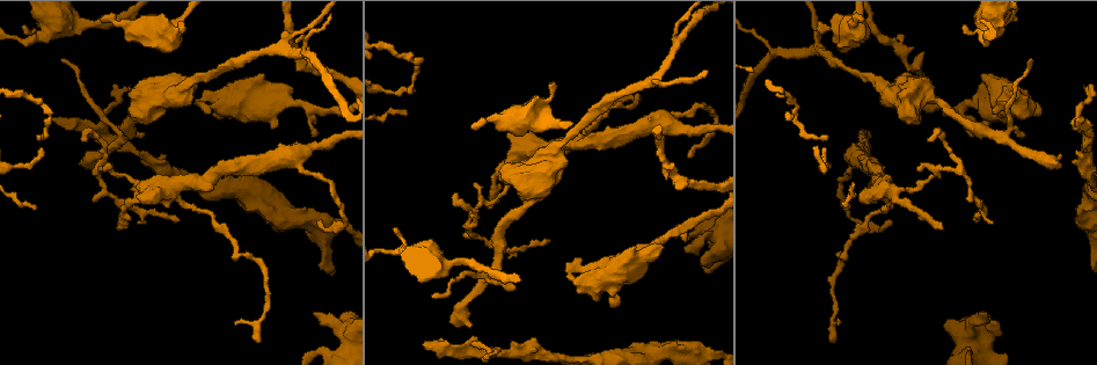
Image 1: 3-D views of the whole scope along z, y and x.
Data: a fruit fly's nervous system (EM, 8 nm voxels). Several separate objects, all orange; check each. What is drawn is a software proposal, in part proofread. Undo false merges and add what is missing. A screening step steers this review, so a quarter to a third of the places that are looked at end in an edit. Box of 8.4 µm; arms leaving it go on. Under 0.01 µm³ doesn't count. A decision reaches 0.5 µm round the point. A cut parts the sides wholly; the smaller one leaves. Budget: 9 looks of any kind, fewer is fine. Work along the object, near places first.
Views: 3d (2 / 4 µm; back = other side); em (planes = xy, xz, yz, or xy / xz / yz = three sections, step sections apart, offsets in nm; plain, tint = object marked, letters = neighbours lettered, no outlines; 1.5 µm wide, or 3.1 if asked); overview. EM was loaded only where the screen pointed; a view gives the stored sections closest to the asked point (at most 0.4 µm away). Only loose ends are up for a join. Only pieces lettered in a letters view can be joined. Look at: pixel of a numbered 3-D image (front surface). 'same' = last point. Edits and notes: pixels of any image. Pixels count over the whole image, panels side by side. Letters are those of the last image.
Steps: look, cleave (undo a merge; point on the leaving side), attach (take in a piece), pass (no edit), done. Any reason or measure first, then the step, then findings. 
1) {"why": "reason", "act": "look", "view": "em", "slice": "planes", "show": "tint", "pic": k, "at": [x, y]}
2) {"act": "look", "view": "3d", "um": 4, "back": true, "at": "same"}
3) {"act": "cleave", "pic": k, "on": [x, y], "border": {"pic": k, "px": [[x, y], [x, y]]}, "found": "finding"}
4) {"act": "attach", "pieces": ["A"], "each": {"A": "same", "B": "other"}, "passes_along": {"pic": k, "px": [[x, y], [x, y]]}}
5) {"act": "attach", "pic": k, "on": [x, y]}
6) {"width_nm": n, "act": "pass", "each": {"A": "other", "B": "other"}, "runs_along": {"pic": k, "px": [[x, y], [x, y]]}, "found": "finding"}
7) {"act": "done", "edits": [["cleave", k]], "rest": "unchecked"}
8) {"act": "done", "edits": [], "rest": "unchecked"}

{"why": "tapers out", "act": "look", "view": "em", "slice": "planes", "show": "letters", "pic": 1, "at": [317, 135]}

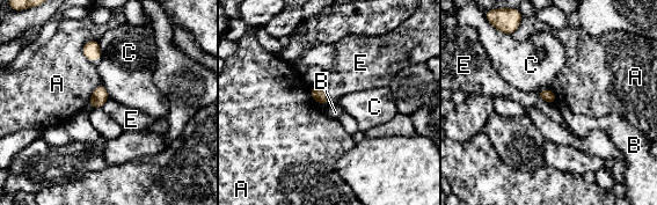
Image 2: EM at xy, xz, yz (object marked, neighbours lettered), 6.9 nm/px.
{"width_nm": 90, "act": "pass", "each": {"A": "other", "B": "other", "C": "other", "E": "other"}, "border": {"pic": 2, "px": [[535, 93], [545, 101], [554, 103]]}, "found": "no lettered piece goes on from it"}

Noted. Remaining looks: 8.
{"why": "free end", "act": "look", "view": "3d", "um": 4, "back": true, "pic": 1, "at": [700, 259]}

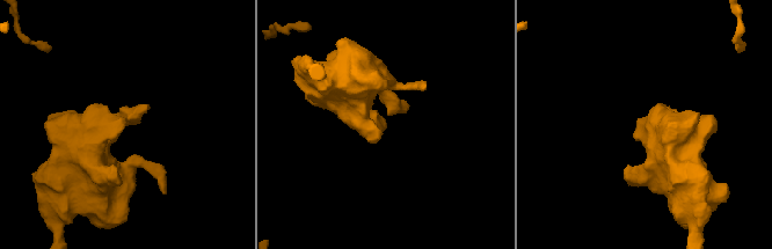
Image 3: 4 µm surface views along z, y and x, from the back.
{"why": "need the tissue", "act": "look", "view": "em", "slice": "planes", "show": "letters", "pic": 3, "at": [645, 119]}

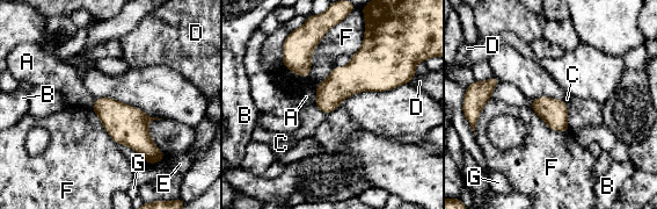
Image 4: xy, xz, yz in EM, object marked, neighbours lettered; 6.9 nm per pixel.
{"act": "pass", "each": {"A": "other", "B": "other", "C": "other", "D": "other", "E": "other", "F": "other", "G": "other"}, "found": "no lettered piece goes on from it"}

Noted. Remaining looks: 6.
{"why": "free end", "act": "look", "view": "3d", "um": 4, "back": true, "pic": 1, "at": [919, 168]}

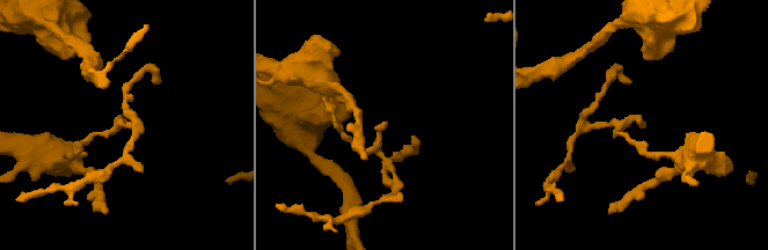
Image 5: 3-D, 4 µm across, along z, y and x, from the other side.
{"act": "look", "view": "em", "slice": "xy", "step": 4, "show": "tint", "pic": 5, "at": [645, 124]}

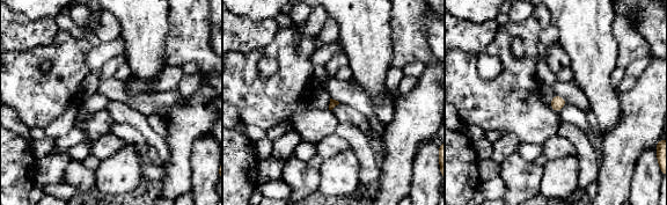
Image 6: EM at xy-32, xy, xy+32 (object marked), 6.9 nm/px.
{"why": "cut it another way", "act": "look", "view": "em", "slice": "planes", "show": "letters", "at": "same"}

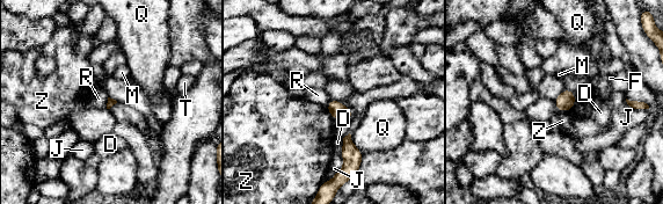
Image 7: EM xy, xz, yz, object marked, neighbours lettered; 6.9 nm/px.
{"act": "attach", "pieces": ["R"], "each": {"D": "other", "F": "other", "J": "other", "M": "other", "Q": "other", "R": "same", "T": "other", "Z": "other"}, "found": "the neuron continues"}

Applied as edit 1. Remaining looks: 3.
{"why": "see it whole again", "act": "look", "view": "overview"}

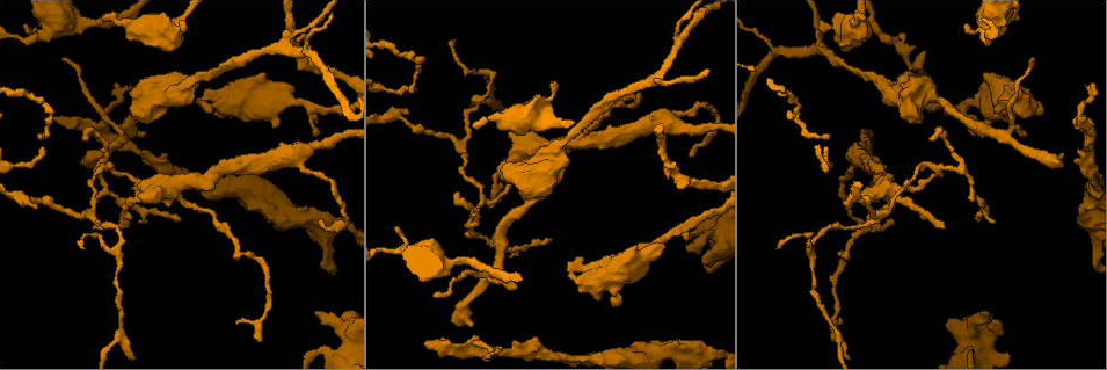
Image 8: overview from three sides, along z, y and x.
{"why": "free end", "act": "look", "view": "em", "slice": "xz", "step": 8, "show": "tint", "pic": 8, "at": [55, 120]}

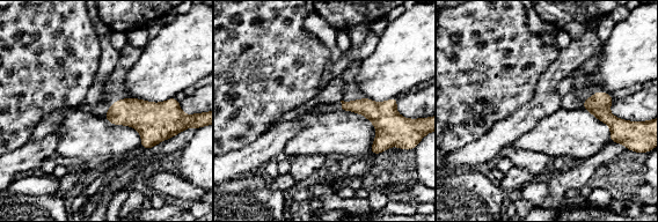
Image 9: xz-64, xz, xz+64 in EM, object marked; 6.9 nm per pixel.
{"act": "look", "view": "em", "slice": "xz", "step": 8, "show": "letters", "at": "same"}

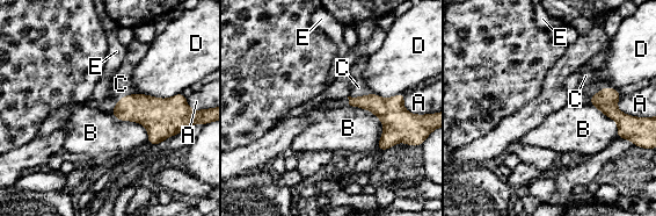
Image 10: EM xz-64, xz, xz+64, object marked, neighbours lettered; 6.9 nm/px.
{"act": "attach", "pieces": ["C"], "each": {"A": "other", "B": "other", "C": "same", "D": "other", "E": "other"}, "passes_along": {"pic": 10, "px": [[391, 112], [361, 96], [358, 87]]}, "found": "it goes on there"}

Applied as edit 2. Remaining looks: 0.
{"act": "done", "edits": [["attach", 7], ["attach", 10]], "rest": "unchecked"}

